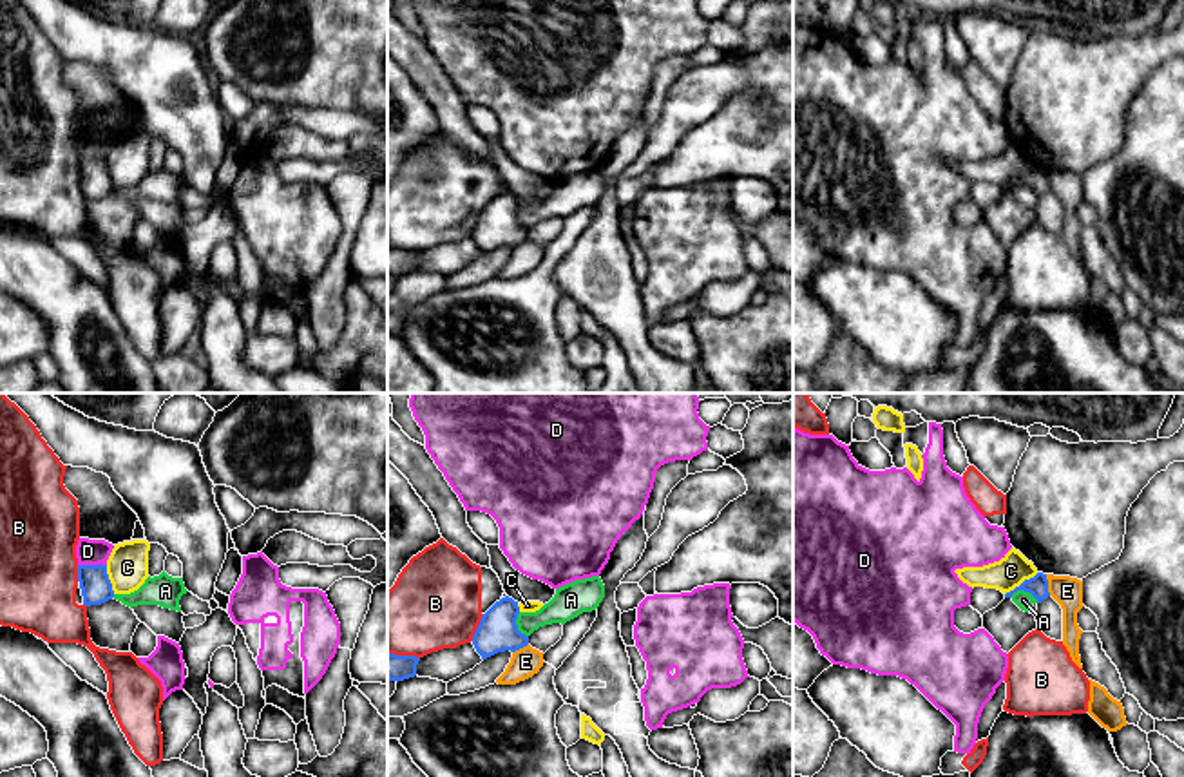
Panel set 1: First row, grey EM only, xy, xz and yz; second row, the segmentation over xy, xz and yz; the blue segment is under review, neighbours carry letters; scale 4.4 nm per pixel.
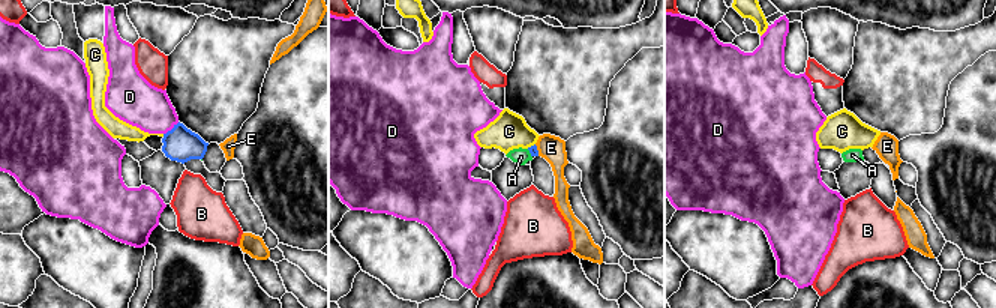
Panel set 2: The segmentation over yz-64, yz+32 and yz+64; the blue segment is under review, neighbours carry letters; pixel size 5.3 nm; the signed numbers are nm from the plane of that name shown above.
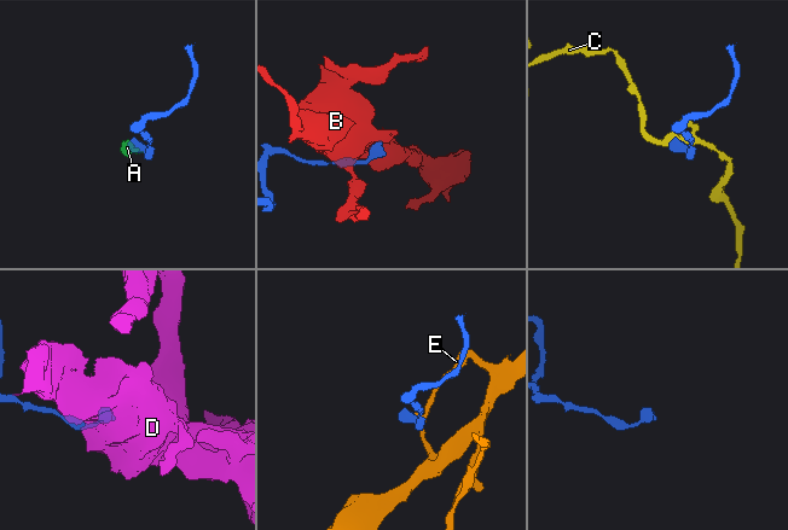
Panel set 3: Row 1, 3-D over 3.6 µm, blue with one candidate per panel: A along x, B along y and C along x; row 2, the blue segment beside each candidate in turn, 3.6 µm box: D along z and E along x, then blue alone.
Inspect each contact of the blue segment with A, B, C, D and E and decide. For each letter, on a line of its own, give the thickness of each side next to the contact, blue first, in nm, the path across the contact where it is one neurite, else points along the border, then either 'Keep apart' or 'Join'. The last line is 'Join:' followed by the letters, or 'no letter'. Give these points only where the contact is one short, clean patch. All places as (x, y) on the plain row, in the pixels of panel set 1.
A: Thickness 90 nm (blue) against 80 nm. Boundary: yz (1011, 189), (1027, 185), (1038, 196). Keep apart
B: Thickness 180 nm (blue) against 400 nm. Keep apart
C: Thickness 90 nm (blue) against 140 nm. Boundary: yz (1038, 167), (1005, 189). Keep apart
D: Thickness 140 nm (blue) against 110 nm. Boundary: xy (105, 158), (78, 160). Keep apart
E: Thickness 90 nm (blue) against 130 nm. Boundary: yz (1045, 169), (1050, 189). Keep apart
Join: no letter

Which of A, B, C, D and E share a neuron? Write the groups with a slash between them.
A / B / C / D / E

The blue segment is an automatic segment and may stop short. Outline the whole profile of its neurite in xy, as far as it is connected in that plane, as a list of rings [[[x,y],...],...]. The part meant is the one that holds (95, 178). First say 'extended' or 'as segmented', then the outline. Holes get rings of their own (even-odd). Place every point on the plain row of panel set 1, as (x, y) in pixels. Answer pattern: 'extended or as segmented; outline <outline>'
as segmented; outline [[[78,159],[78,176],[83,190],[83,199],[87,201],[101,199],[114,192],[107,159]]]

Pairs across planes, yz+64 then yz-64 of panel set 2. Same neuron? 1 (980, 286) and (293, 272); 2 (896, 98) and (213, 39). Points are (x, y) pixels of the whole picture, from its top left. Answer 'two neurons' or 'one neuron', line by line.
1: one neuron
2: one neuron

